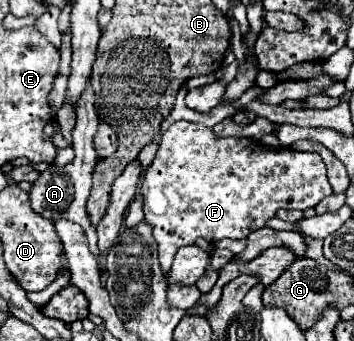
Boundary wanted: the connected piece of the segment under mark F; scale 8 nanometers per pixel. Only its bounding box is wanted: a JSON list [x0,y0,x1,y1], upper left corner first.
[142,121,332,275]

